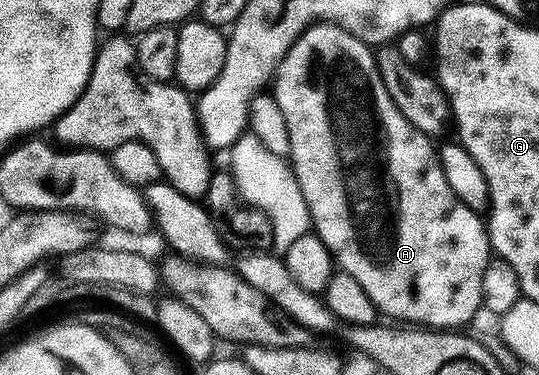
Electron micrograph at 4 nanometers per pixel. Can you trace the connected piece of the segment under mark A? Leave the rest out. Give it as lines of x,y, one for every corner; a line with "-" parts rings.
317,23
310,26
292,44
288,54
276,68
275,85
274,96
278,107
282,107
282,115
286,119
292,172
298,179
298,187
302,187
302,199
306,199
306,207
312,216
311,228
332,253
335,264
343,272
354,275
354,279
358,279
362,291
366,291
366,295
370,295
377,310
383,316
384,313
388,316
385,318
395,319
400,323
411,323
416,327
431,327
445,331
464,327
464,324
476,312
481,312
484,303
482,275
486,275
486,267
490,260
488,226
481,214
466,207
466,203
462,203
462,199
458,199
458,195
454,195
454,191
450,191
450,183
446,183
446,175
440,166
437,146
435,144
432,146
433,138
427,133
418,131
418,127
414,127
414,123
410,123
410,119
406,119
406,115
402,115
402,111
398,111
394,99
390,99
390,91
386,91
386,87
382,83
382,75
376,66
373,50
337,25

